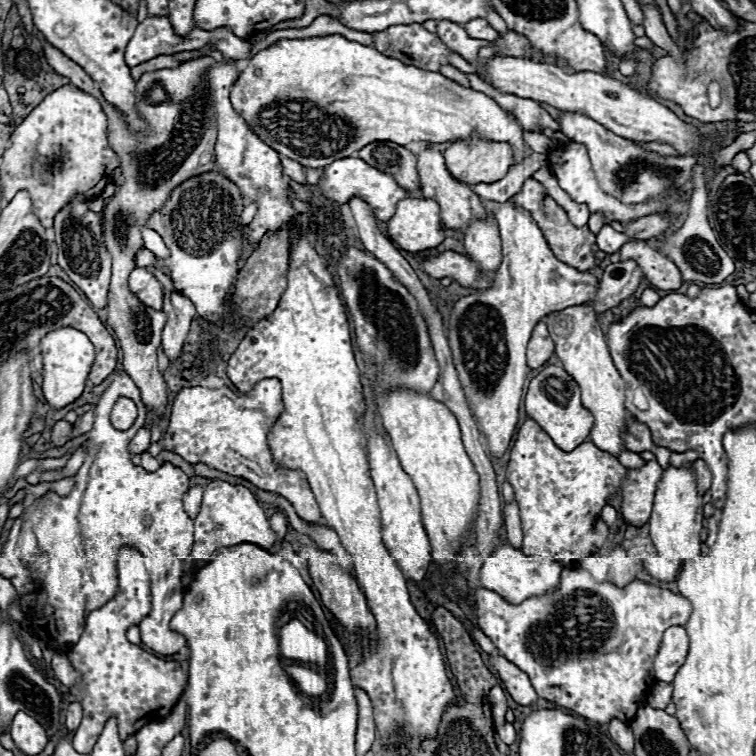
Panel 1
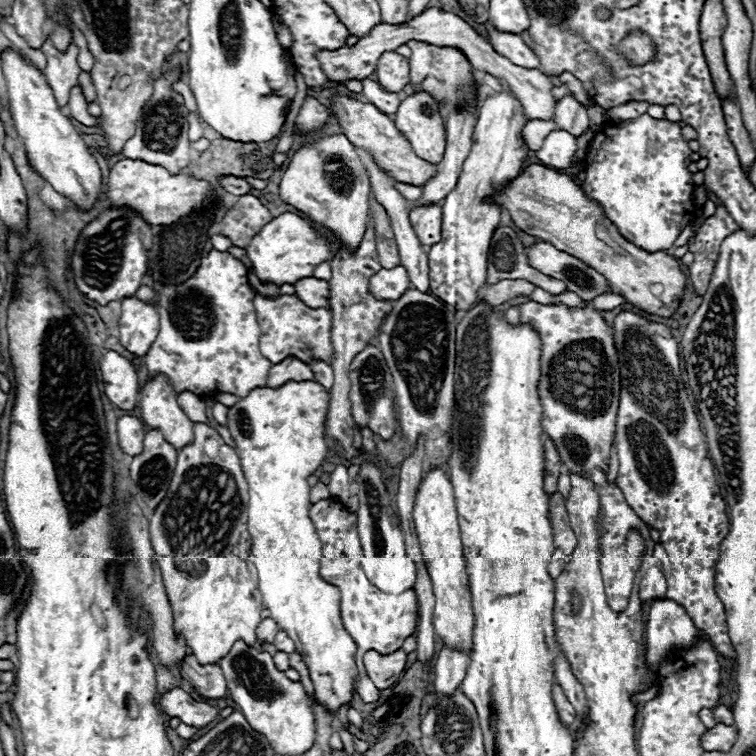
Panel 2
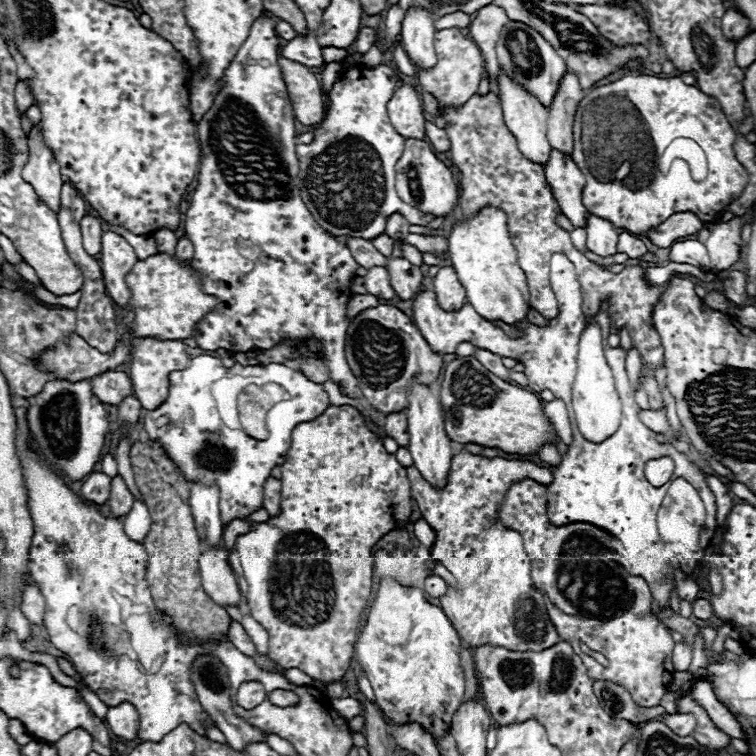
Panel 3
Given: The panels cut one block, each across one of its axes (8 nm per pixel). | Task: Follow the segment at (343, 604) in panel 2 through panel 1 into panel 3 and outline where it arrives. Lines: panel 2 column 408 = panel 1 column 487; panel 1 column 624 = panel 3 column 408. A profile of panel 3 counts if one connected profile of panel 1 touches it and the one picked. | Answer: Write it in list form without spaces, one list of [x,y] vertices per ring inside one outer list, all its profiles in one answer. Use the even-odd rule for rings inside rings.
[[[382,578],[366,626],[356,640],[356,660],[374,688],[378,706],[396,722],[420,722],[436,738],[438,746],[438,740],[450,730],[452,714],[458,710],[466,688],[466,676],[460,666],[460,646],[462,640],[444,610],[430,604],[420,588],[402,586],[394,578]]]

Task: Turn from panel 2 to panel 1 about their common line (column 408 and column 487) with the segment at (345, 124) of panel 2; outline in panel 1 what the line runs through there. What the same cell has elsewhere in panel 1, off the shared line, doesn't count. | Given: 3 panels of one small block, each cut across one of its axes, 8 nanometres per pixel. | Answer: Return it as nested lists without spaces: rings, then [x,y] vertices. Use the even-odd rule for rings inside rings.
[[[456,142],[444,152],[444,158],[450,174],[466,186],[492,184],[504,178],[514,164],[512,148],[494,142],[474,142],[470,146]]]

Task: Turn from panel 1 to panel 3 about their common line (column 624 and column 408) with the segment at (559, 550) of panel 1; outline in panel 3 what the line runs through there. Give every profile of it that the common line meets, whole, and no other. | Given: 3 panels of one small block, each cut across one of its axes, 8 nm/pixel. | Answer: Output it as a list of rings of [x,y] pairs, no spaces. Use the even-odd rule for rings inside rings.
[[[460,452],[452,458],[446,488],[432,488],[414,466],[406,470],[412,486],[412,498],[424,520],[436,532],[436,542],[430,556],[450,573],[456,570],[456,562],[462,558],[482,556],[484,560],[490,560],[488,566],[474,568],[474,578],[478,576],[474,582],[456,580],[463,585],[462,588],[448,588],[448,592],[440,598],[440,606],[460,634],[462,646],[478,648],[490,644],[518,652],[540,652],[560,642],[560,636],[548,618],[544,596],[540,590],[536,590],[530,578],[530,558],[520,544],[522,536],[516,530],[506,530],[496,522],[498,504],[512,482],[532,478],[542,484],[552,484],[554,474],[548,468],[538,468],[532,462],[504,458],[488,460],[468,452]]]

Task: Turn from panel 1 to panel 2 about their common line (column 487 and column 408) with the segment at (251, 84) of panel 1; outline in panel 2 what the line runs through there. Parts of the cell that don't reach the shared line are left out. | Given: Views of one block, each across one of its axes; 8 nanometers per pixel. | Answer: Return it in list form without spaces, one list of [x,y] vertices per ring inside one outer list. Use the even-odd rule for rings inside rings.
[[[414,92],[400,102],[394,114],[398,130],[408,138],[414,152],[438,164],[444,154],[444,120],[438,102],[428,92]]]

